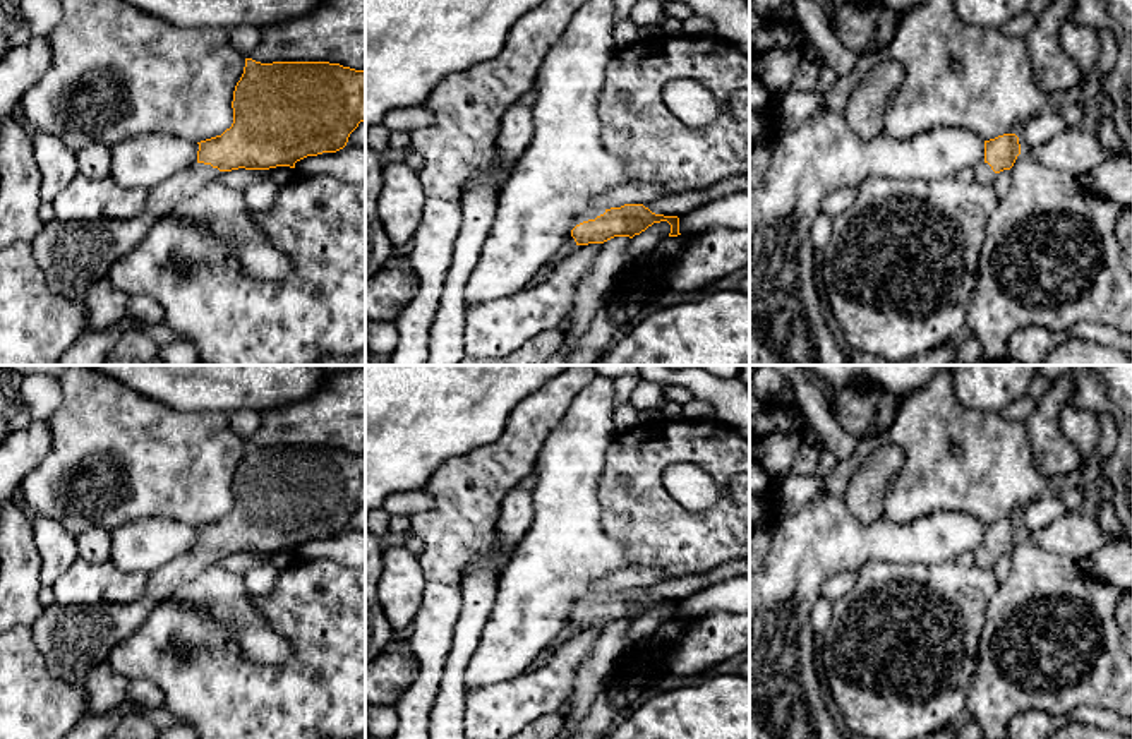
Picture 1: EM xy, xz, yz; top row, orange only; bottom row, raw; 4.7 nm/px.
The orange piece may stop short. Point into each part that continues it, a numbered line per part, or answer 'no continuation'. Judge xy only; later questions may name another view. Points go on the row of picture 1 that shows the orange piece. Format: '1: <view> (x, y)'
1: xy (72, 256)

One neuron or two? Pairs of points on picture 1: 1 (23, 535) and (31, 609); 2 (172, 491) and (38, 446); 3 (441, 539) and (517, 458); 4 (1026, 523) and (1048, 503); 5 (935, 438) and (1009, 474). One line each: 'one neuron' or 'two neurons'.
1: one neuron
2: two neurons
3: one neuron
4: one neuron
5: one neuron

